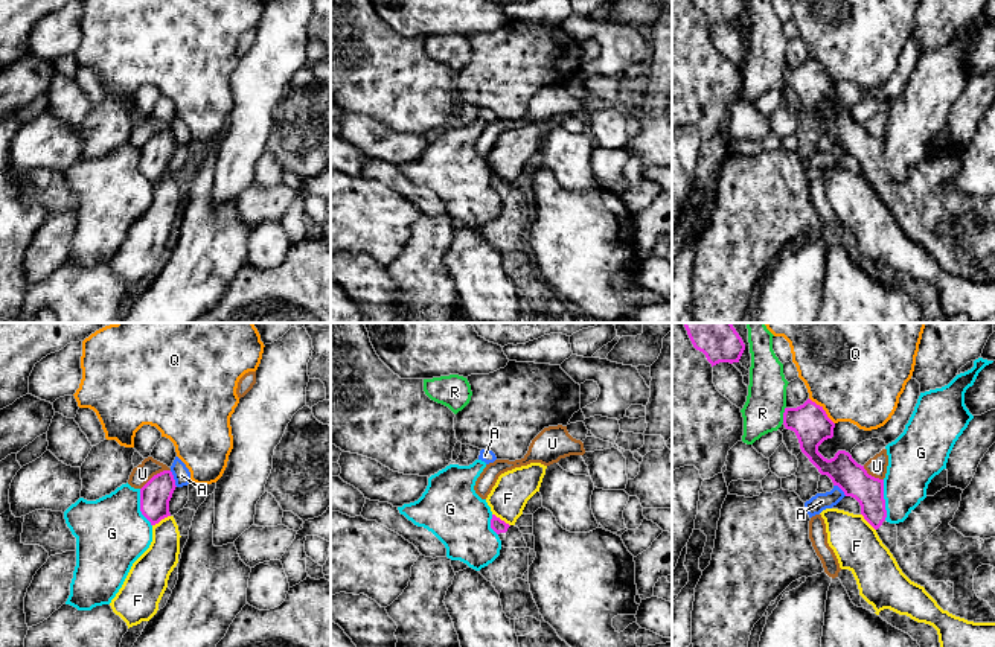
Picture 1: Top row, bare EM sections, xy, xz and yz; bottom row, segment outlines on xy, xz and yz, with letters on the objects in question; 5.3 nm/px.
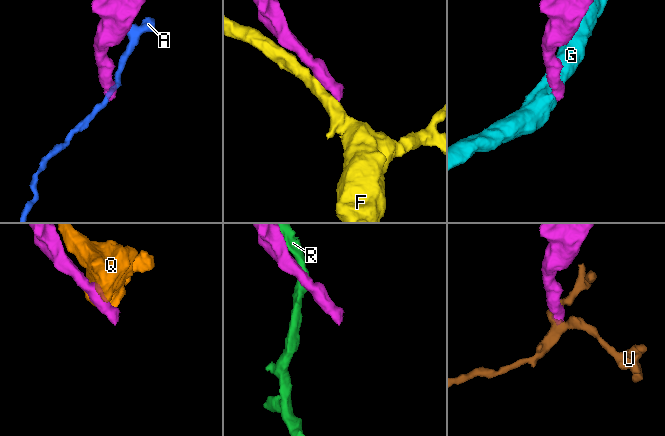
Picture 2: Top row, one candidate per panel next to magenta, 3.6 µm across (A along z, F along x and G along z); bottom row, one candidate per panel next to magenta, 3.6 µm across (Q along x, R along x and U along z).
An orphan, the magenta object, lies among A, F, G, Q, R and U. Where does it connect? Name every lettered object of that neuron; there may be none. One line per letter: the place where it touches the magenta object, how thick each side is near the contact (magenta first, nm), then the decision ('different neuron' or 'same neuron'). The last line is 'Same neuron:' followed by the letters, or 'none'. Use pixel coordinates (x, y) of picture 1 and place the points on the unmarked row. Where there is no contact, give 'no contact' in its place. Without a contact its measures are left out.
A: meets magenta in xy at (172, 137); 160 nm thick on the magenta side, 90 nm on the other; different neuron
F: meets magenta in xy at (160, 178); 160 nm thick on the magenta side, 180 nm on the other; different neuron
G: meets magenta in yz at (884, 159); 170 nm thick on the magenta side, 260 nm on the other; different neuron
Q: meets magenta in yz at (823, 69); 200 nm thick on the magenta side, 440 nm on the other; different neuron
R: meets magenta in yz at (783, 73); 200 nm thick on the magenta side, 220 nm on the other; different neuron
U: meets magenta in xy at (154, 134); 160 nm thick on the magenta side, 100 nm on the other; different neuron
Same neuron: none

